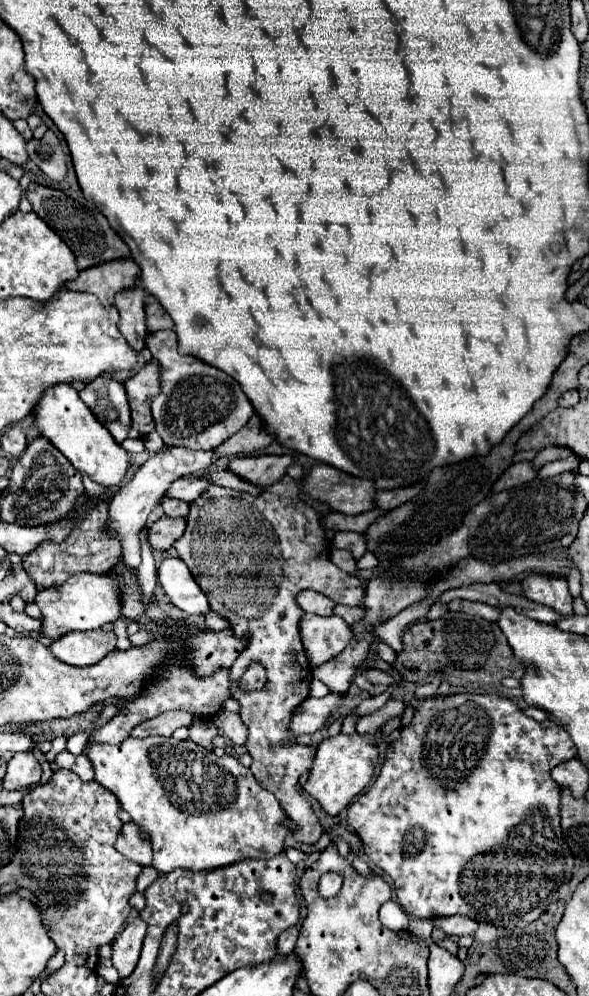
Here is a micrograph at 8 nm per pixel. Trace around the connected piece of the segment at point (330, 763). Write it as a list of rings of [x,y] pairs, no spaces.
[[[341,733],[337,737],[327,737],[317,745],[311,777],[303,785],[303,789],[321,805],[321,809],[327,815],[335,817],[367,787],[367,783],[373,777],[377,759],[379,759],[377,747],[359,733],[353,733],[353,735]]]

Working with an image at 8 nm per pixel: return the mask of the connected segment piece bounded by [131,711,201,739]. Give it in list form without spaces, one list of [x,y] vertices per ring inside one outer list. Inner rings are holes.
[[[171,711],[171,713],[163,713],[155,719],[149,719],[147,723],[141,723],[139,727],[135,727],[131,731],[133,737],[151,737],[151,735],[163,735],[163,737],[171,737],[173,731],[177,727],[189,727],[195,721],[199,721],[201,715],[193,715],[189,711]]]

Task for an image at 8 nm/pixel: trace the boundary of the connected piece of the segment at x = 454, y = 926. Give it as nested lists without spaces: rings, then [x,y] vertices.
[[[451,915],[451,917],[437,917],[435,927],[441,927],[449,937],[463,937],[473,935],[477,929],[477,921],[463,917],[463,915]]]

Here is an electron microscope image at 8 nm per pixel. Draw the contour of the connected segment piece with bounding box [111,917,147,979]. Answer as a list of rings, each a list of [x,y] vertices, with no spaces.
[[[141,917],[133,919],[113,941],[113,967],[119,971],[119,977],[129,977],[139,961],[141,945],[145,939],[147,923],[143,923]]]

